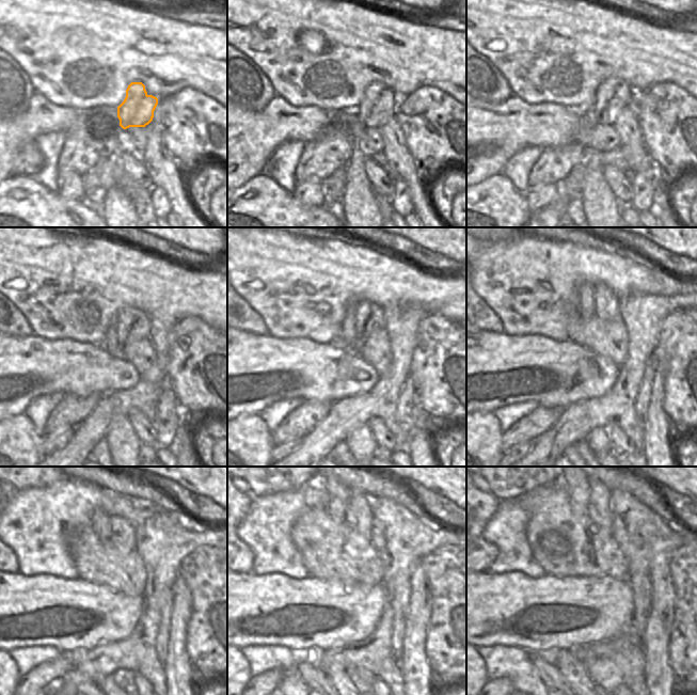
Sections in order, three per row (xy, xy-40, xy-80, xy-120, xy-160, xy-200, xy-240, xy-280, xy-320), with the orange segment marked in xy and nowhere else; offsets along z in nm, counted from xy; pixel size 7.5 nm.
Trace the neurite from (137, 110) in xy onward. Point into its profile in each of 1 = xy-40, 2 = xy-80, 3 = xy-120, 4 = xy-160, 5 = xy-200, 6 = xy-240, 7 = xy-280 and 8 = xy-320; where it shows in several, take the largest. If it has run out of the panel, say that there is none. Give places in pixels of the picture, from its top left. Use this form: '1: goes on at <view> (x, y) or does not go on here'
1: goes on at xy-40 (379, 103)
2: goes on at xy-80 (614, 94)
3: goes on at xy-120 (131, 325)
4: goes on at xy-160 (369, 316)
5: goes on at xy-200 (606, 301)
6: goes on at xy-240 (122, 536)
7: goes on at xy-280 (359, 516)
8: goes on at xy-320 (599, 508)

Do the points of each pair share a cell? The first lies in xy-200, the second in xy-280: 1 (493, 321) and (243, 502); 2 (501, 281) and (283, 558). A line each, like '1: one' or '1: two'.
1: one
2: one

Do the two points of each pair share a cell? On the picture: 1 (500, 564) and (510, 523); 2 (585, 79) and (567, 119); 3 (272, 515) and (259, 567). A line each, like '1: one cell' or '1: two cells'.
1: one cell
2: two cells
3: one cell

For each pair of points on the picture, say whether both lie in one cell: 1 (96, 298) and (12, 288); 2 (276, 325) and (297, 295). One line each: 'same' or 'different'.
1: same
2: same

